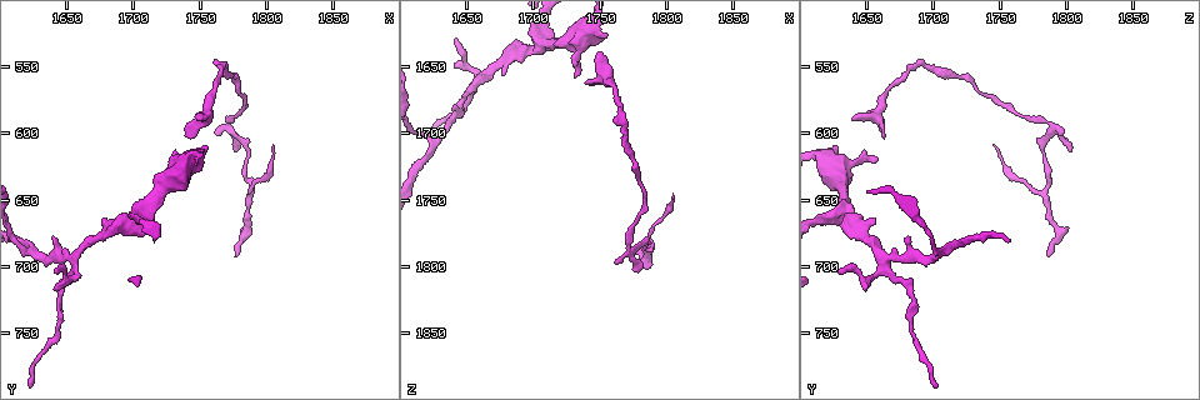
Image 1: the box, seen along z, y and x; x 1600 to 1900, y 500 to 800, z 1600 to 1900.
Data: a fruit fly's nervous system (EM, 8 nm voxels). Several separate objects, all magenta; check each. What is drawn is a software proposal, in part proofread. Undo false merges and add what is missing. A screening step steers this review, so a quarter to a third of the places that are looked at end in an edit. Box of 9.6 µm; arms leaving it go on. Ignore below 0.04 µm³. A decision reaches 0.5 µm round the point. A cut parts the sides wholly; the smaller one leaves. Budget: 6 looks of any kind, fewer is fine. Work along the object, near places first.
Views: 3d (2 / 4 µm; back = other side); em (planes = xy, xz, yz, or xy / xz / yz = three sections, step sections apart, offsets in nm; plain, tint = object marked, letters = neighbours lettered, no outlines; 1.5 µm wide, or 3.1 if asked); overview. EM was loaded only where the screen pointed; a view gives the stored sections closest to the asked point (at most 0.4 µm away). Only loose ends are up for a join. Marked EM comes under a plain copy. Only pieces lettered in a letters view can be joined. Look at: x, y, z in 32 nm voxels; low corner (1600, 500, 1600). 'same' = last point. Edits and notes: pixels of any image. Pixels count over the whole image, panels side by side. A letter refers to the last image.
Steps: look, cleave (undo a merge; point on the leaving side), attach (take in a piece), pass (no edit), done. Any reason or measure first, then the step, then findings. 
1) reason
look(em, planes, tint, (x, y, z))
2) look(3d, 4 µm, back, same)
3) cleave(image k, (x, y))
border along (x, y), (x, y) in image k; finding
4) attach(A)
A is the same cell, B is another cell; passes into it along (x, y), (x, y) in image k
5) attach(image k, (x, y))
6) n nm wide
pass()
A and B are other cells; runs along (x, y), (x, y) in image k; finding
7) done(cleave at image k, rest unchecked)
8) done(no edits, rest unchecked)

abrupt turn
look(3d, 4 µm, (1706, 658, 1634))

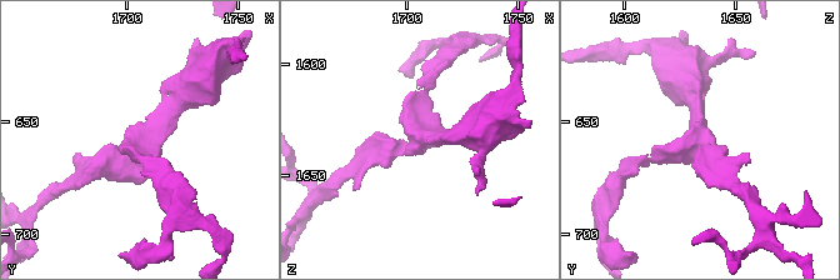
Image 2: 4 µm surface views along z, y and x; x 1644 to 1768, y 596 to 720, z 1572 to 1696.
now the EM
look(em, yz, step 8, tint, (1708, 658, 1632))

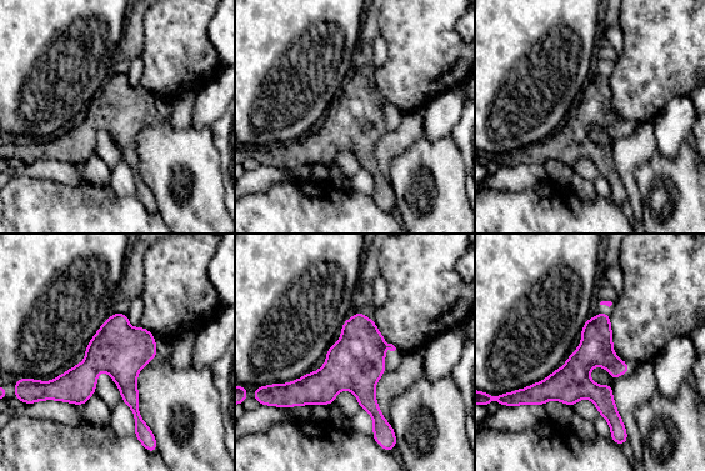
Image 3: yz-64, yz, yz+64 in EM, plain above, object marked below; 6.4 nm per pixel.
look(em, planes, letters, same)

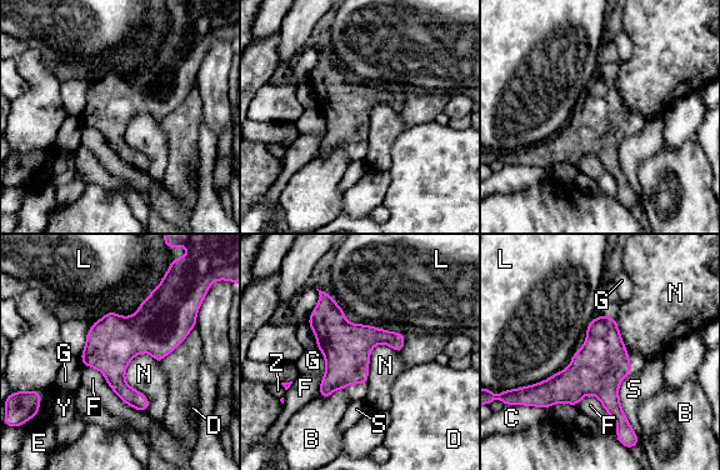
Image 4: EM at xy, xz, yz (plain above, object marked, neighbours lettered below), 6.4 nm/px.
300 nm wide
pass()
B, C, D, E, F, G, L, N, S, Y and Z are other cells; border along (140, 351), (124, 380), (148, 410) in image 4; all the same neuron

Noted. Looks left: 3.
branch stops here
look(3d, 2 µm, (1750, 588, 1640))

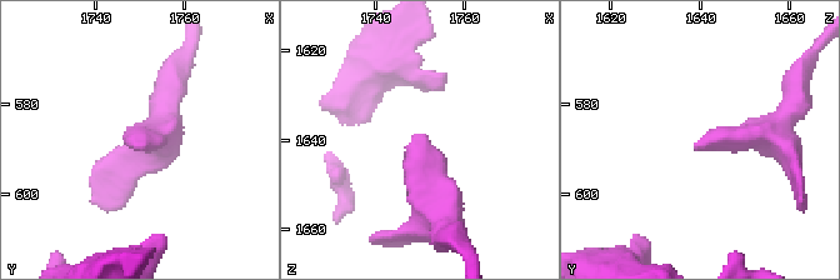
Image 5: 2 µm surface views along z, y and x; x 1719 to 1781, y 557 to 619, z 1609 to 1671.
look(em, yz, step 4, tint, (1749, 589, 1638))

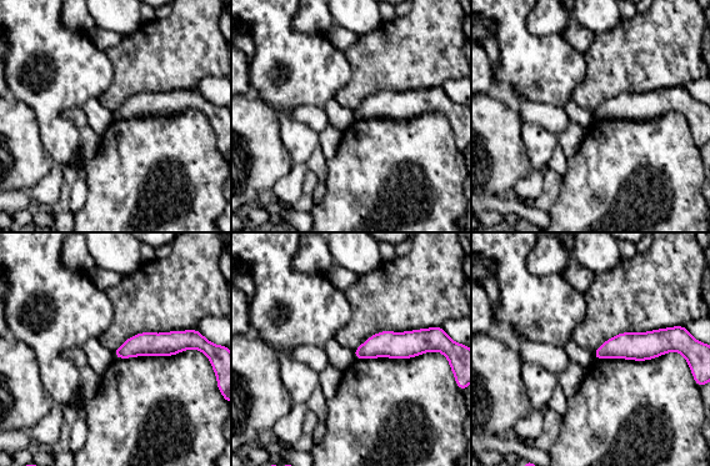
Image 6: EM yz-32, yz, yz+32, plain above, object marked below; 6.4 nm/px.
another direction
look(em, planes, letters, same)

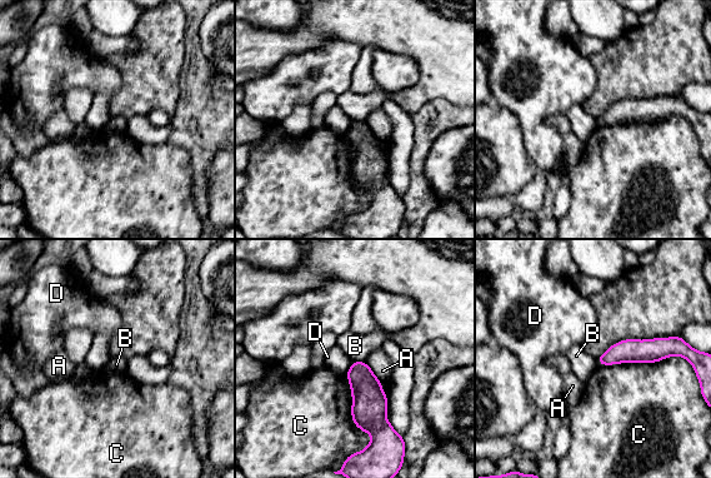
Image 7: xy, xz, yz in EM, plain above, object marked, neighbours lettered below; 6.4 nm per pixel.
pass()
A, B, C and D are other cells; runs along (669, 345), (620, 352), (601, 362) in image 7; no lettered piece goes on from it

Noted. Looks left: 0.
done(no edits, rest unchecked)

